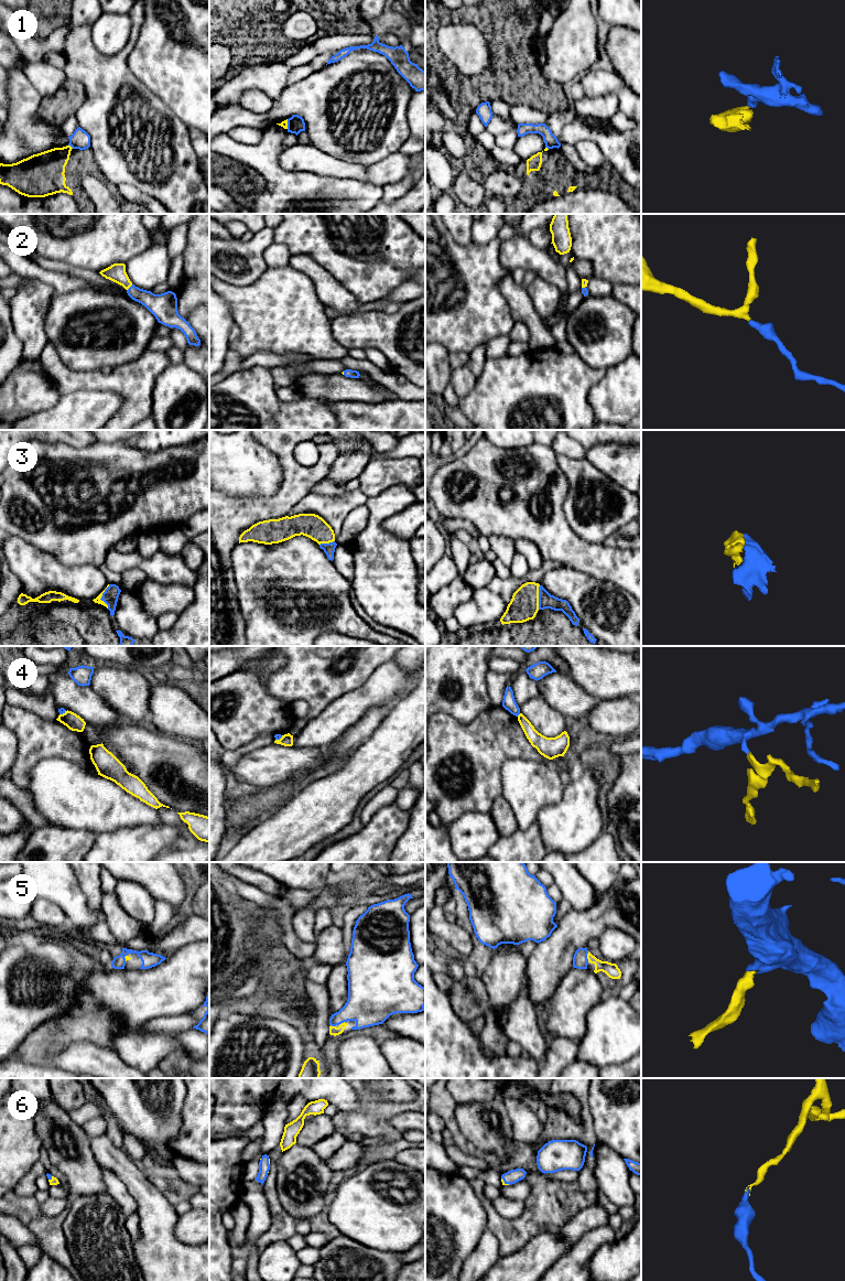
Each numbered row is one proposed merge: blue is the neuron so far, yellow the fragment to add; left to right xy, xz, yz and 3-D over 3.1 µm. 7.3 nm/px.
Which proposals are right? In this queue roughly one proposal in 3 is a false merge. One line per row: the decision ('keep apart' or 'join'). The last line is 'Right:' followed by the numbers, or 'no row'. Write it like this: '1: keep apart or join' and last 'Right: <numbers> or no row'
1: keep apart
2: join
3: join
4: keep apart
5: join
6: join
Right: 2, 3, 5, 6

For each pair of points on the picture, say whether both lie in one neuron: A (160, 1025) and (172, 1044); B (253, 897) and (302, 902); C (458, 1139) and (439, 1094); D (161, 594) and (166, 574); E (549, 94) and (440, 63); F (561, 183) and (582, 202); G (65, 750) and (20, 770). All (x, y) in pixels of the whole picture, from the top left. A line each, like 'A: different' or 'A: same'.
A: different
B: different
C: same
D: different
E: same
F: different
G: same

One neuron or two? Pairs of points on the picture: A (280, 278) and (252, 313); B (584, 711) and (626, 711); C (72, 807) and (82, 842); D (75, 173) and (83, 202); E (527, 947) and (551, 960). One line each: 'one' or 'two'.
A: one
B: one
C: two
D: one
E: two

